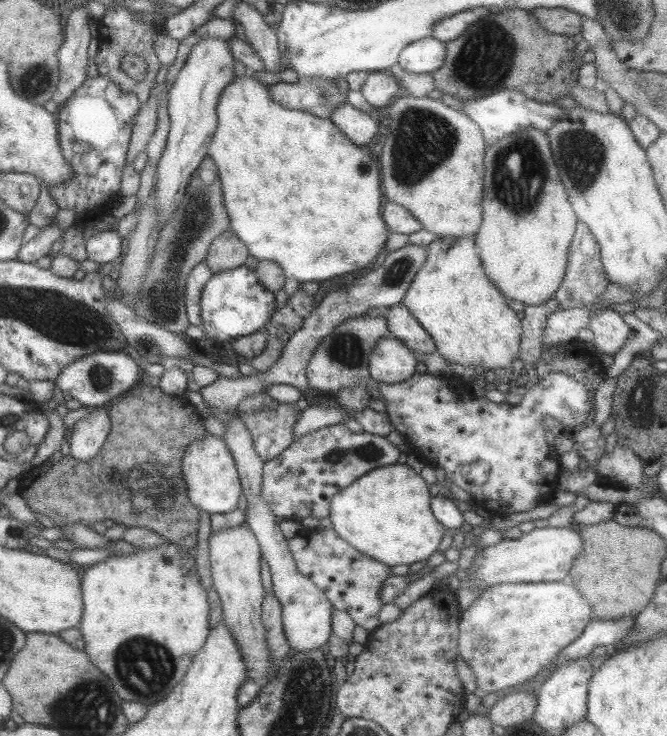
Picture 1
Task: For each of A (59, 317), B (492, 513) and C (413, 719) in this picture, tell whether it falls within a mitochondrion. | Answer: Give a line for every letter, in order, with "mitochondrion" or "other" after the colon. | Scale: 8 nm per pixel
A: mitochondrion
B: other
C: other

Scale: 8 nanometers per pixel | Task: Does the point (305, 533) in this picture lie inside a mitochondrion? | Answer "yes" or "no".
no

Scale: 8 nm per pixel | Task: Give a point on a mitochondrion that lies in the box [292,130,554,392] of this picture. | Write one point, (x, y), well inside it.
(346, 348)

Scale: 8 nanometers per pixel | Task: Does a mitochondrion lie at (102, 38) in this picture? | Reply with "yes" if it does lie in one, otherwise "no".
no

